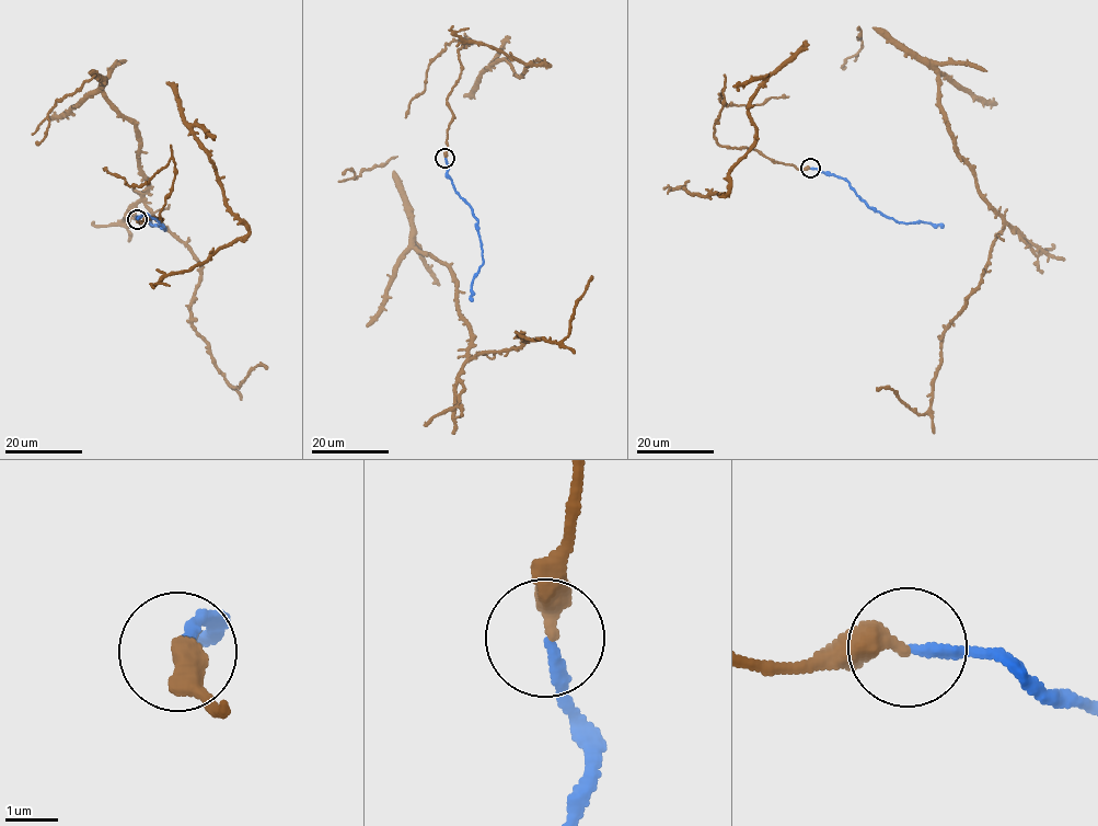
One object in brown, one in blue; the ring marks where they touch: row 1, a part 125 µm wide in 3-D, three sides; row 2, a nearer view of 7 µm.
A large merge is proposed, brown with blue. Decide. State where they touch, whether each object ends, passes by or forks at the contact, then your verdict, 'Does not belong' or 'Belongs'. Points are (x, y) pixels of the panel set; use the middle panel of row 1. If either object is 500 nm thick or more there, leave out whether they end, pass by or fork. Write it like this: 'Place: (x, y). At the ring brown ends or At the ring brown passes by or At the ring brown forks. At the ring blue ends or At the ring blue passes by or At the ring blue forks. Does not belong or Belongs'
Place: (445, 158). At the ring brown ends. At the ring blue ends. Belongs

